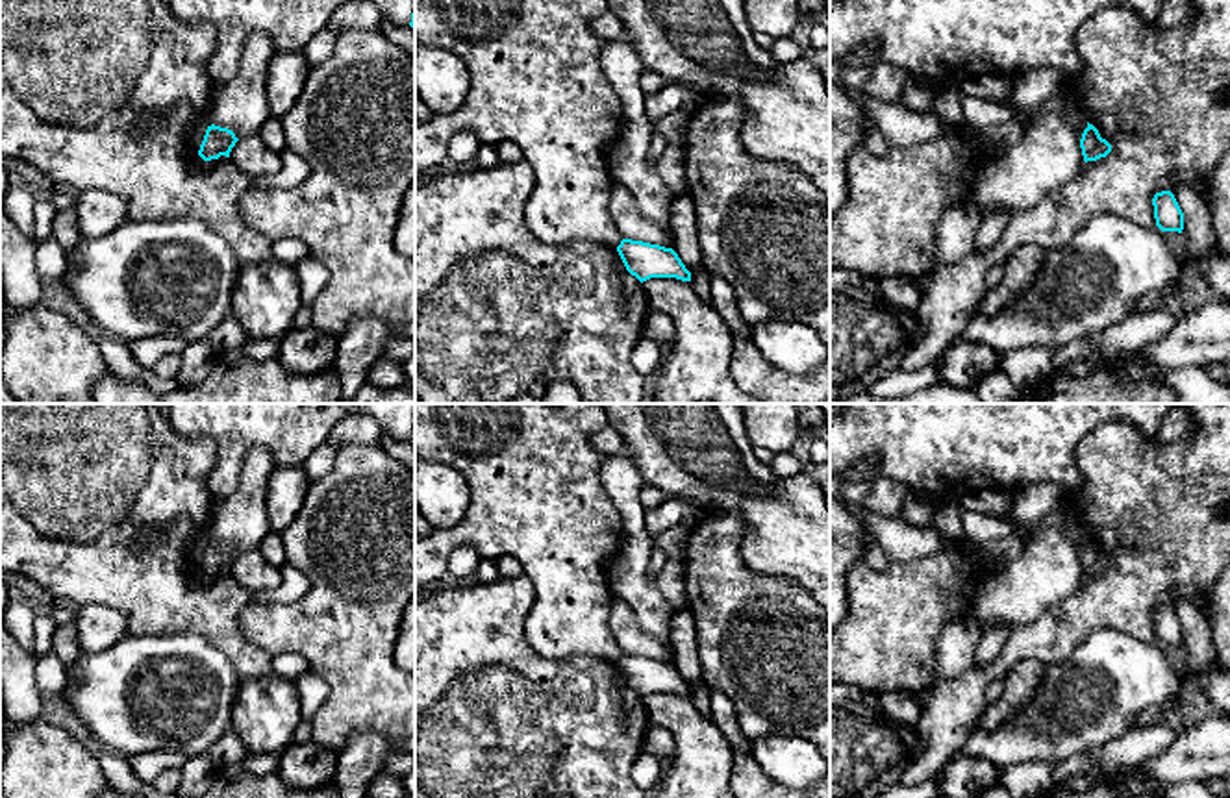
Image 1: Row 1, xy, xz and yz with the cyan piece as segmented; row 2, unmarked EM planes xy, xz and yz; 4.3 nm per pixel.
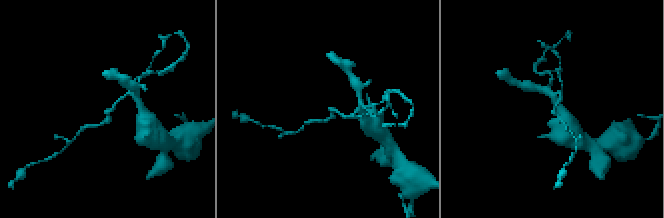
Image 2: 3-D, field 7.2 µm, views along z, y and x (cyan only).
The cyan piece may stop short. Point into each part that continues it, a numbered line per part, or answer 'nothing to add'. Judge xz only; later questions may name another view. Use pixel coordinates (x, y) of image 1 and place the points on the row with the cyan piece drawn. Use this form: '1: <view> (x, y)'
nothing to add

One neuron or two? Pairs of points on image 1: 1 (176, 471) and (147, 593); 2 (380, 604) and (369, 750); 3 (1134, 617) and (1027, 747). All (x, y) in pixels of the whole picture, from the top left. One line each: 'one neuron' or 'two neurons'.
1: one neuron
2: two neurons
3: two neurons

